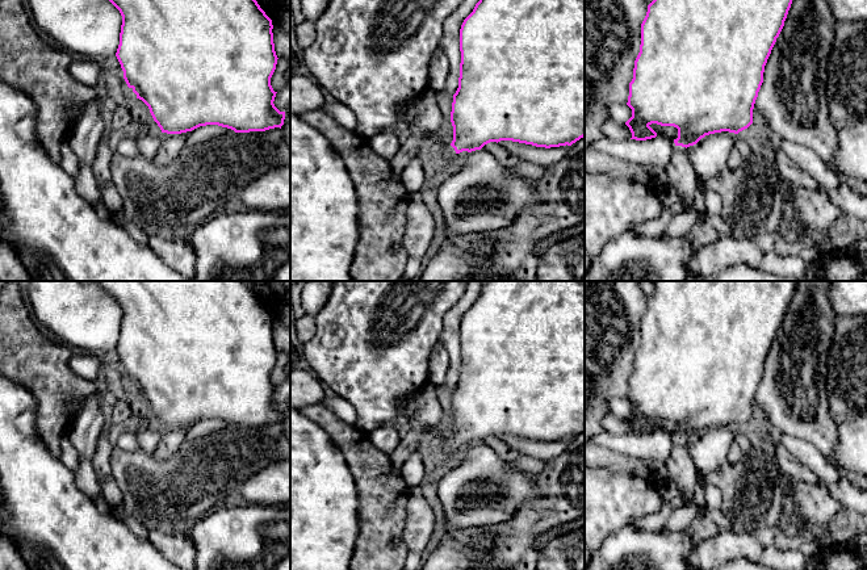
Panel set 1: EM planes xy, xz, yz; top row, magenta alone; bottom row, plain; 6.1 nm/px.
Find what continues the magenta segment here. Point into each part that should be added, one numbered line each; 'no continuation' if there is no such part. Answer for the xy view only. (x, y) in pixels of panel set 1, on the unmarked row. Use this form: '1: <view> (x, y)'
no continuation

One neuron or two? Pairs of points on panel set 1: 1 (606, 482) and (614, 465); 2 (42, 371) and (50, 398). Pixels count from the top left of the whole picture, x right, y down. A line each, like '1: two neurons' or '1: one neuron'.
1: two neurons
2: one neuron

